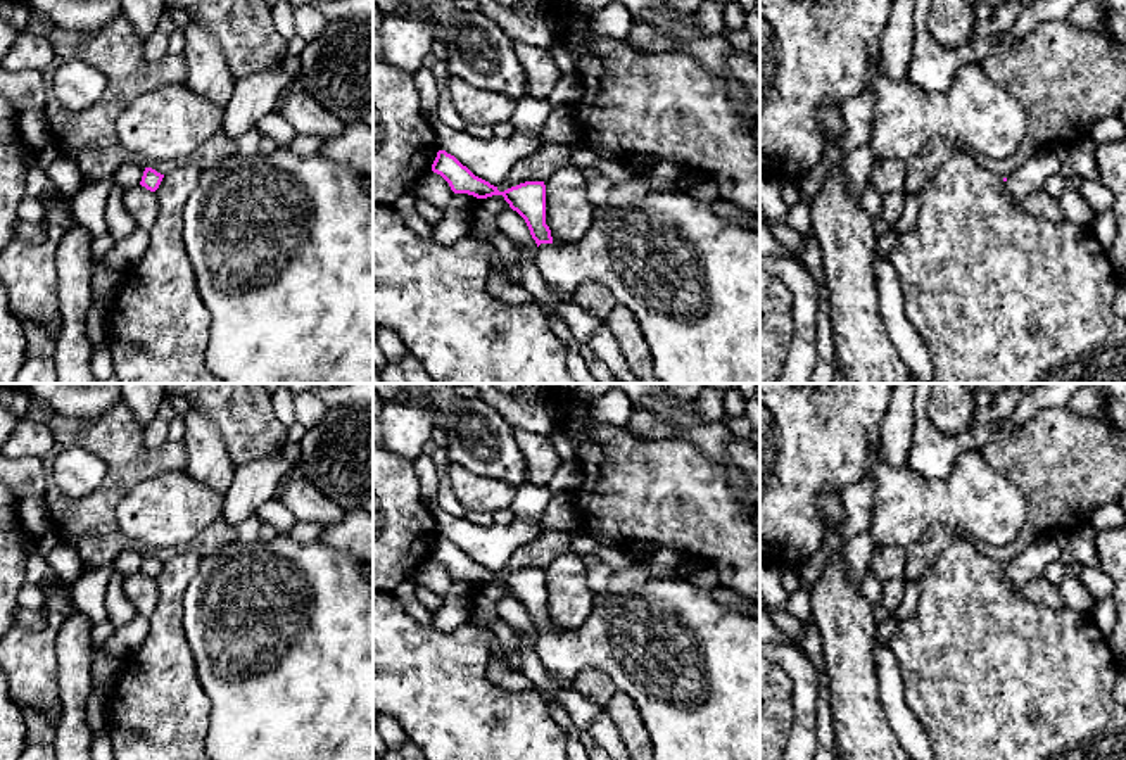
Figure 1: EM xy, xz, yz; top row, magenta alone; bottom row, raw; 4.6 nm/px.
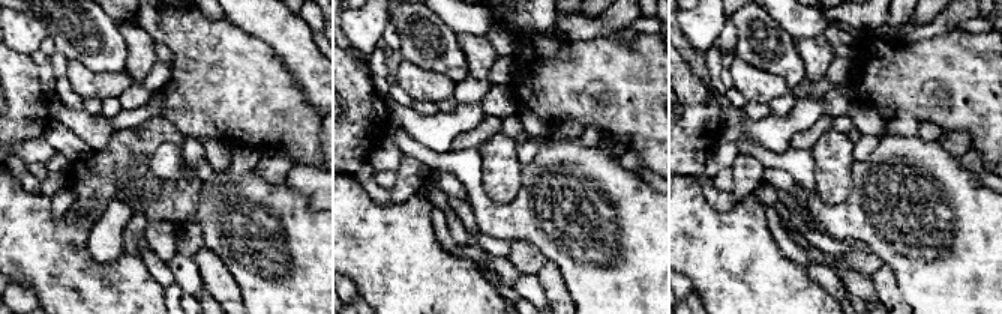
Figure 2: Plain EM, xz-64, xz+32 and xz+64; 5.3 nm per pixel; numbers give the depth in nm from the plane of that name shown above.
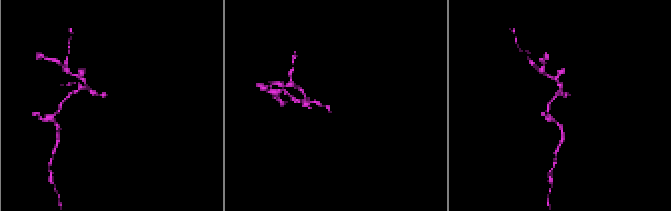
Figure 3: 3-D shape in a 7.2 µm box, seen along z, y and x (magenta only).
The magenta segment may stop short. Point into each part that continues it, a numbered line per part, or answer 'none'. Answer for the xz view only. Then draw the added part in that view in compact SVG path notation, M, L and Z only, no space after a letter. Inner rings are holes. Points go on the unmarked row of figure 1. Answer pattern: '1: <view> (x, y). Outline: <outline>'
1: xz (691, 665). Outline: M637 556L634 565L613 570L608 589L594 592L591 613L577 629L541 630L535 648L544 668L568 681L587 667L606 672L636 701L655 760L760 760L760 620L717 603L687 579L684 565L656 577L651 563Z

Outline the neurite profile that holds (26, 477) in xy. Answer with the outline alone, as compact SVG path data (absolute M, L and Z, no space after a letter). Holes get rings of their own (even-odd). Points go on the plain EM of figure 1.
M0 458L0 482L14 492L17 501L47 497L50 491L50 477L45 472L43 458Z

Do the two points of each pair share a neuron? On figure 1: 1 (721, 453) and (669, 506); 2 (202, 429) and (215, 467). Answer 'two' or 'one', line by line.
1: two
2: one

